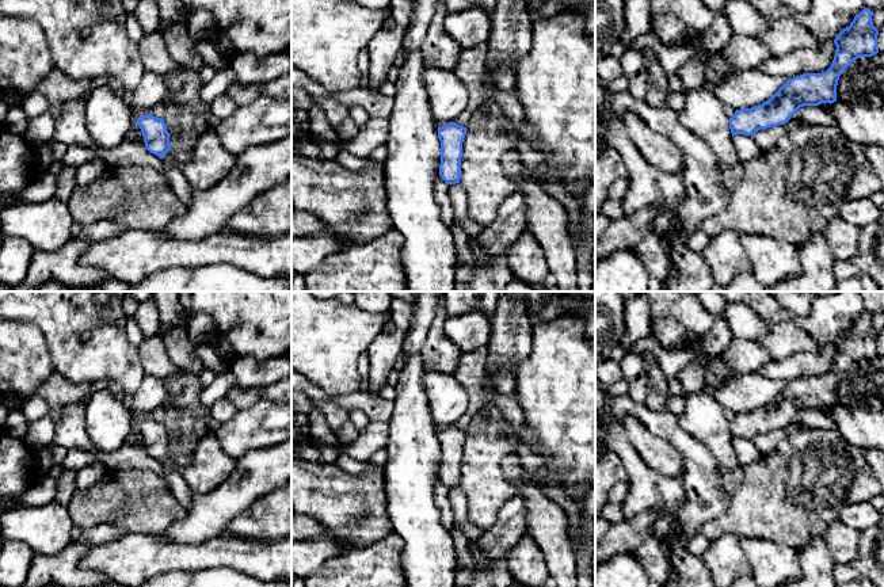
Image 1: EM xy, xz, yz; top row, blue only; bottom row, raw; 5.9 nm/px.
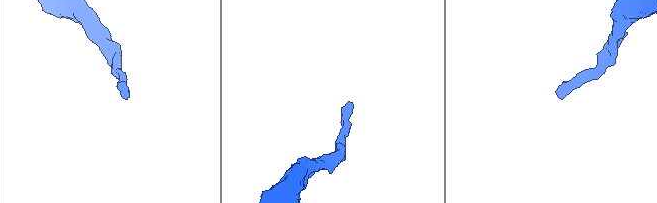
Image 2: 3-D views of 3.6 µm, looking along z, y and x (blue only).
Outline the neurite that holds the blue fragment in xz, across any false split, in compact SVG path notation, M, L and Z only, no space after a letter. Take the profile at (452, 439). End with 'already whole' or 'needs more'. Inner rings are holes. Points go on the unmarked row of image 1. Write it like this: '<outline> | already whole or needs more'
M449 426L438 431L438 442L441 445L441 468L439 480L447 488L460 487L461 483L461 462L462 446L466 439L466 431Z | already whole

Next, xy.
M144 419L137 422L146 453L176 470L190 487L193 495L217 488L235 469L236 460L220 446L213 431L198 442L191 454L180 464L169 449L169 437L164 423Z | needs more

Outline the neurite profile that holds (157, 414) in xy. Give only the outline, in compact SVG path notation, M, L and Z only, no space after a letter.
M111 381L108 385L108 389L119 390L119 393L122 394L122 404L130 411L136 423L144 419L153 419L163 423L164 415L165 415L163 407L159 407L149 412L137 411L132 408L133 396L123 392L119 384L117 384L115 381Z

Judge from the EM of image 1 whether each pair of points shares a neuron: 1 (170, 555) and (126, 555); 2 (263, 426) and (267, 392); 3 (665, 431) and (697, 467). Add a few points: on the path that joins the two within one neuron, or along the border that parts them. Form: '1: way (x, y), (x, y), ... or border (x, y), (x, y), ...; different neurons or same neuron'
1: way (159, 555), (137, 555); same neuron
2: border (262, 397), (277, 401); different neurons
3: way (675, 435), (696, 456); same neuron

